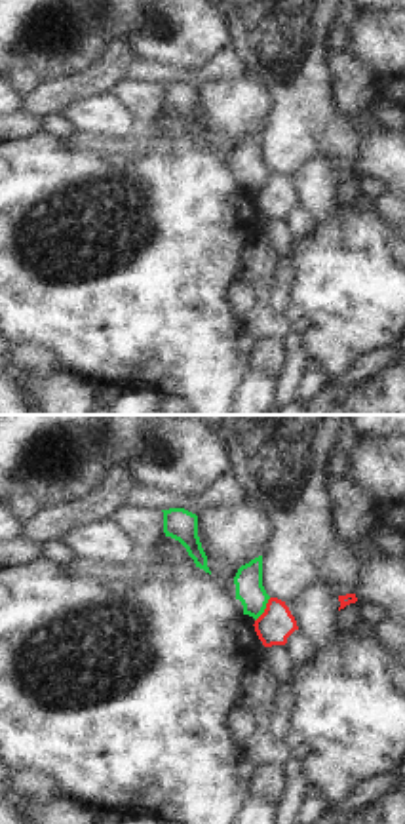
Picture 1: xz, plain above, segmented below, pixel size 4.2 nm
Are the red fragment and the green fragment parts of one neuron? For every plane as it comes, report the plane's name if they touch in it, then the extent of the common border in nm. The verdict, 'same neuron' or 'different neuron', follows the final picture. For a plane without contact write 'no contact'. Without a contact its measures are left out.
xz | 120 nm

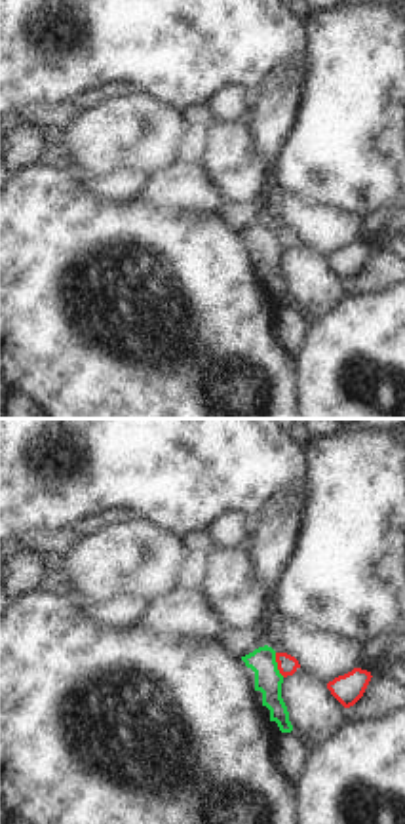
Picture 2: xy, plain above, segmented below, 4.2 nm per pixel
xy | 110 nm

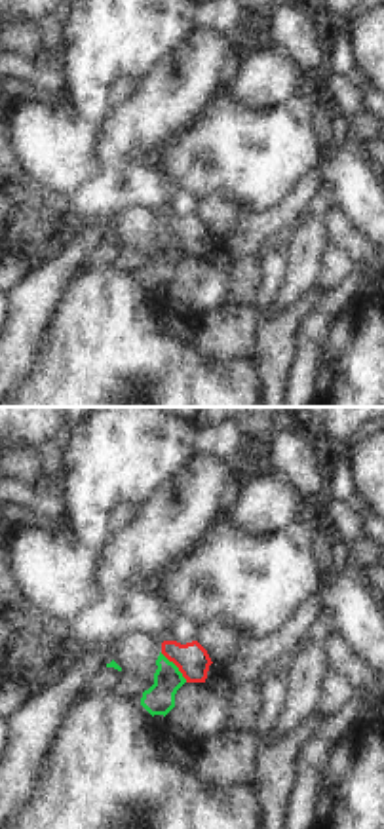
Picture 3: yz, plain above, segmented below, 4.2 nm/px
yz | 170 nm

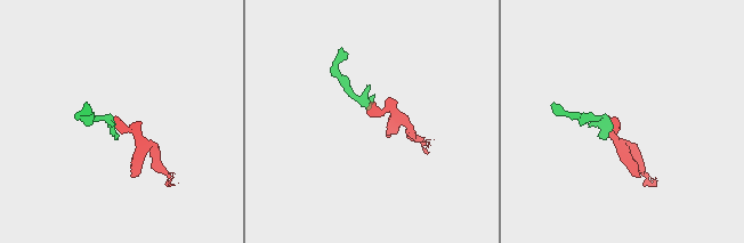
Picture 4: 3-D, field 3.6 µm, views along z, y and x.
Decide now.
different neuron

